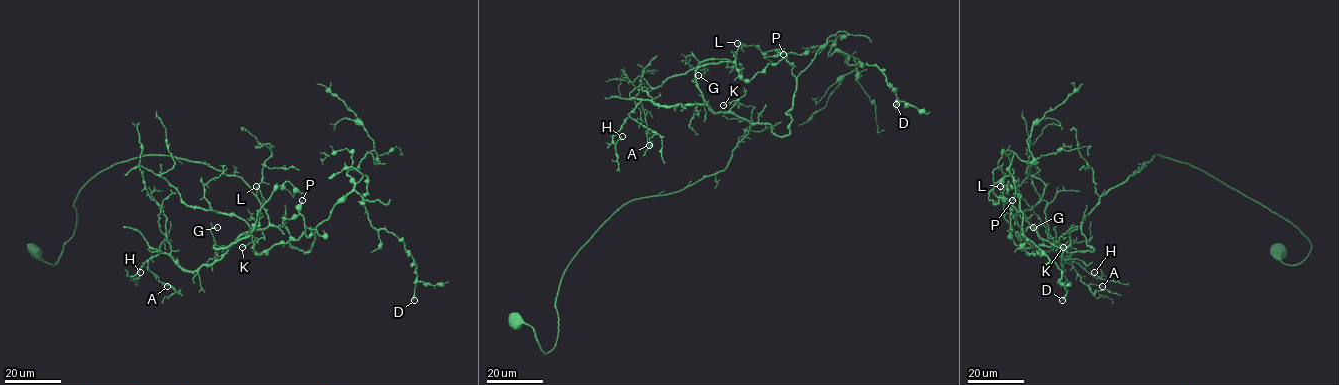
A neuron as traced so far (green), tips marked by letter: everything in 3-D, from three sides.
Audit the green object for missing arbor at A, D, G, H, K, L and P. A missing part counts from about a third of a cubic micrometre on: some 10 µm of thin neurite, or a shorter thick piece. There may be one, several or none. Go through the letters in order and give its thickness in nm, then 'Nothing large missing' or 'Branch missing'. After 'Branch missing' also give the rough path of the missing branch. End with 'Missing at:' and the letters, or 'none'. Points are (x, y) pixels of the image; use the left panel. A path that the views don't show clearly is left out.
A: Thickness 110 nm. Nothing large missing
D: Thickness 240 nm. Nothing large missing
G: Thickness 140 nm. Nothing large missing
H: Thickness 140 nm. Nothing large missing
K: Thickness 140 nm. Nothing large missing
L: Thickness 140 nm. Branch missing. Course of what is missing: (256, 186), (249, 178), (255, 178), (261, 169), (265, 144), (262, 131)
P: Thickness 200 nm. Nothing large missing
Missing at: L

